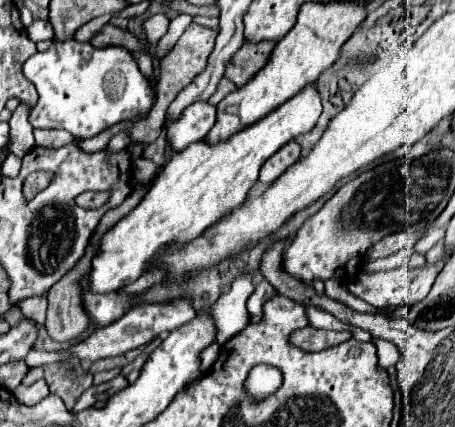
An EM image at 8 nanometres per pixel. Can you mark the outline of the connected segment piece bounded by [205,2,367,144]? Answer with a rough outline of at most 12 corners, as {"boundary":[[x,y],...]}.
{"boundary":[[361,2],[303,4],[205,142],[253,126],[339,58]]}

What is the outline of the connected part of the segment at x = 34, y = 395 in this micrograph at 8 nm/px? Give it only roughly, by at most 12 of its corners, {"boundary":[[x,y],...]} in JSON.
{"boundary":[[44,379],[31,386],[20,384],[12,394],[33,406],[50,393]]}

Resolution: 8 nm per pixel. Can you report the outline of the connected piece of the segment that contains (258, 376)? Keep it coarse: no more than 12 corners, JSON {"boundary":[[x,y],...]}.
{"boundary":[[259,364],[249,372],[255,398],[273,394],[281,386],[277,368]]}

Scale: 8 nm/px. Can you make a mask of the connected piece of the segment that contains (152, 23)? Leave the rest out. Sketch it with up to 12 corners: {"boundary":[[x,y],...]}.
{"boundary":[[155,14],[145,20],[147,42],[153,46],[167,32],[169,18]]}

